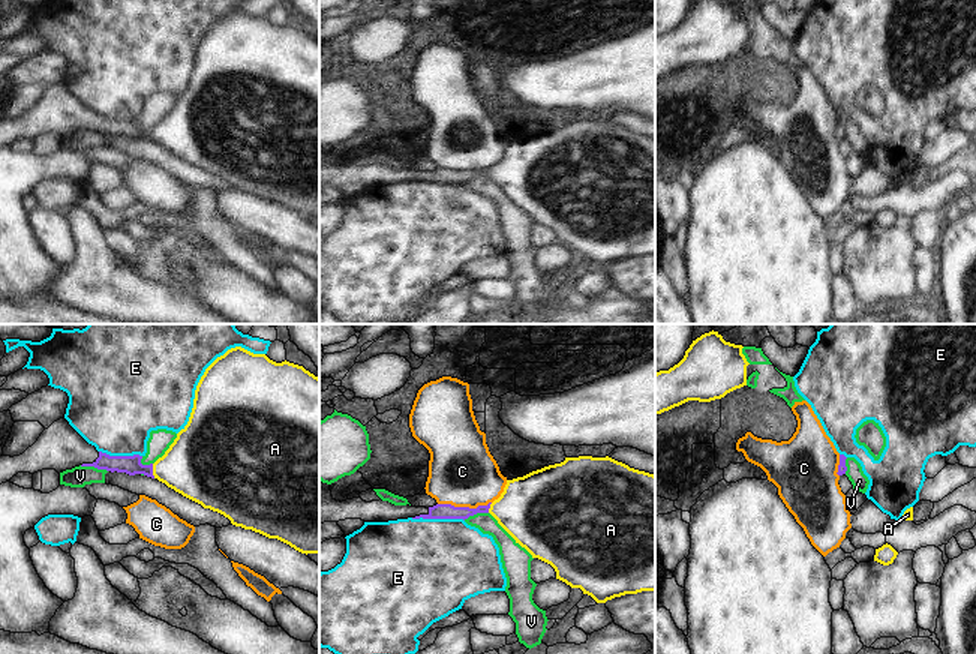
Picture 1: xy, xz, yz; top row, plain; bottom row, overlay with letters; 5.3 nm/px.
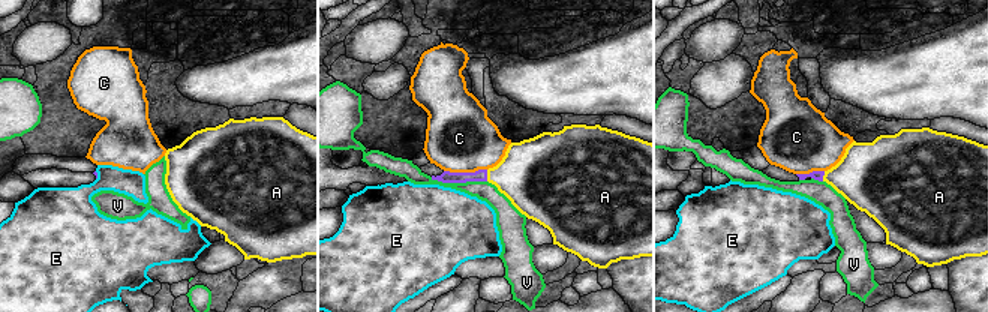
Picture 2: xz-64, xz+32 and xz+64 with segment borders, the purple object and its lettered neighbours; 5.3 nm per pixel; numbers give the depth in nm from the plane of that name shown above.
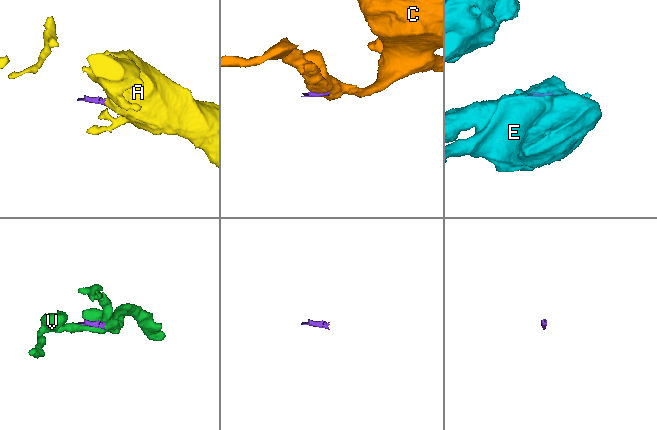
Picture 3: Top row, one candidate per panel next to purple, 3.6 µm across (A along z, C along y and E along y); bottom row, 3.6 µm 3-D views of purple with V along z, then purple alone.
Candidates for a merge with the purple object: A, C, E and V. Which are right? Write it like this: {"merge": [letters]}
{"merge": ["A"]}

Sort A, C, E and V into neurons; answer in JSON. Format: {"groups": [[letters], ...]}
{"groups": [["A"], ["C"], ["E"], ["V"]]}

